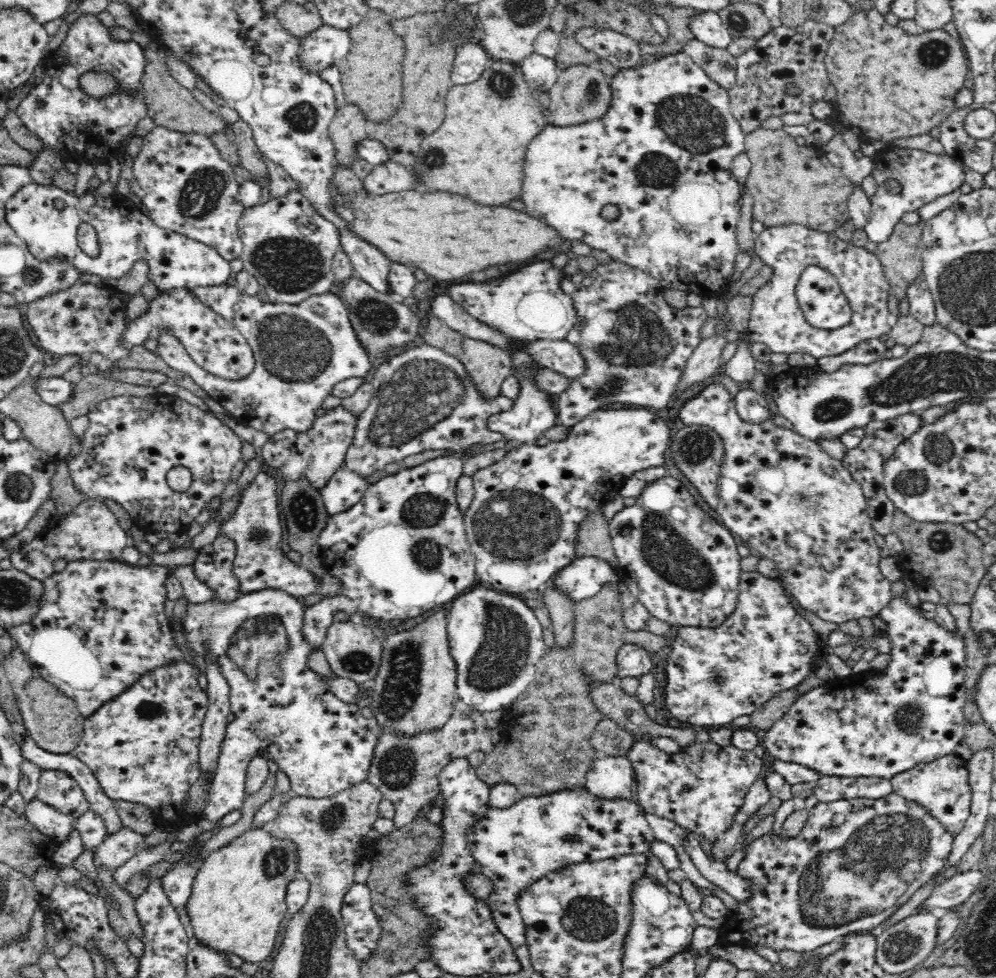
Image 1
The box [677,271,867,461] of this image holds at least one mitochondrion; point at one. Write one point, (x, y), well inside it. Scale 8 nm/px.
(832, 409)

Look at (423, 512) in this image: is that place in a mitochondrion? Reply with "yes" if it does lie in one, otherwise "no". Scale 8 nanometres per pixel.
yes

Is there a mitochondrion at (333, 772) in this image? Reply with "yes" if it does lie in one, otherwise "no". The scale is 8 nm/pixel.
no

